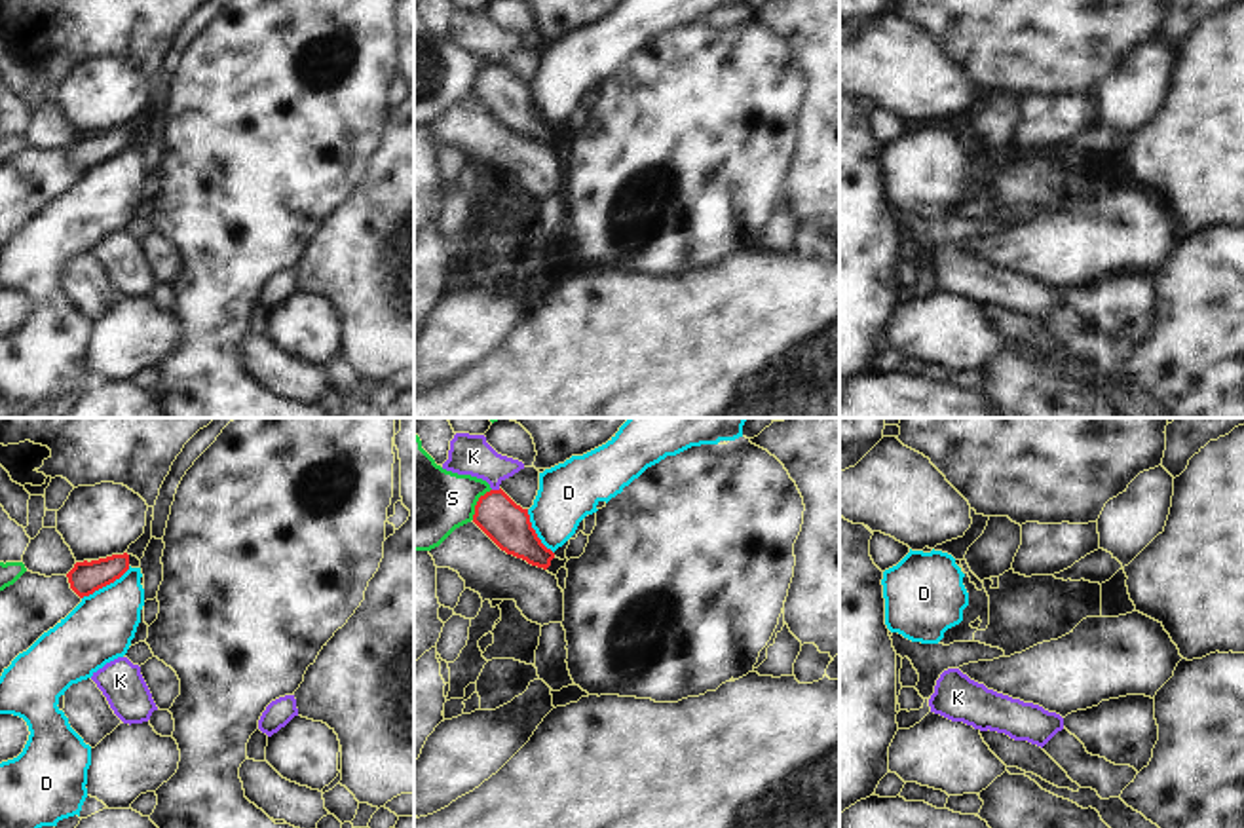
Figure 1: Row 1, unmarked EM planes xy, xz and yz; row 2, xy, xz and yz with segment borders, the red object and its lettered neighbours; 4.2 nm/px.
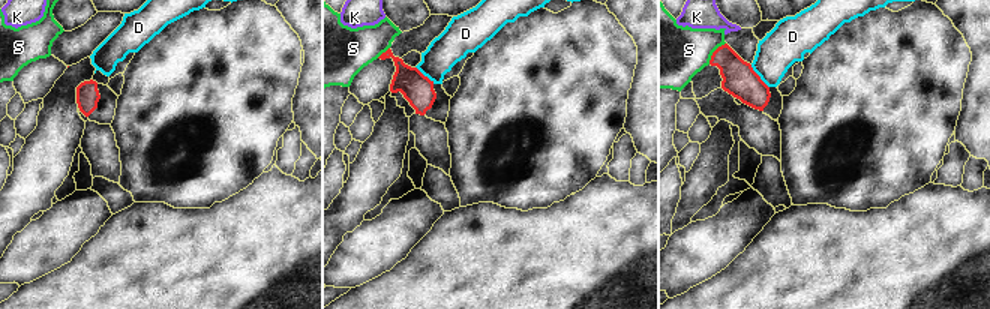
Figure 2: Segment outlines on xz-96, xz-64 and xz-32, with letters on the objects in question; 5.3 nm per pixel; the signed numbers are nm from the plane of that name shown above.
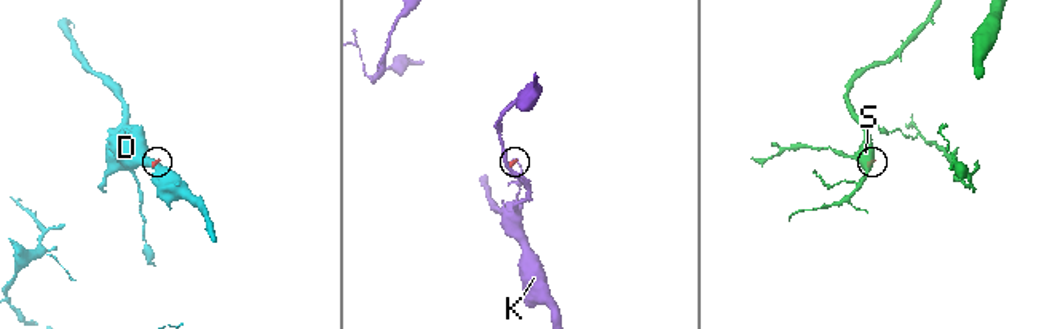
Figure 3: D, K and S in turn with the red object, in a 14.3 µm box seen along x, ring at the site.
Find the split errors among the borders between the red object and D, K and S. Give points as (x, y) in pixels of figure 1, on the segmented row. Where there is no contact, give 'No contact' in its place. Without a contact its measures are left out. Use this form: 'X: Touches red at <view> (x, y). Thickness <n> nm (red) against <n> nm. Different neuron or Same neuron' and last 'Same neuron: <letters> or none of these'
D: Touches red at xy (105, 585). Thickness 140 nm (red) against 280 nm. Different neuron
K: Touches red at xz (496, 490). Thickness 190 nm (red) against 180 nm. Different neuron
S: Touches red at xz (477, 504). Thickness 190 nm (red) against 360 nm. Different neuron
Same neuron: none of these

